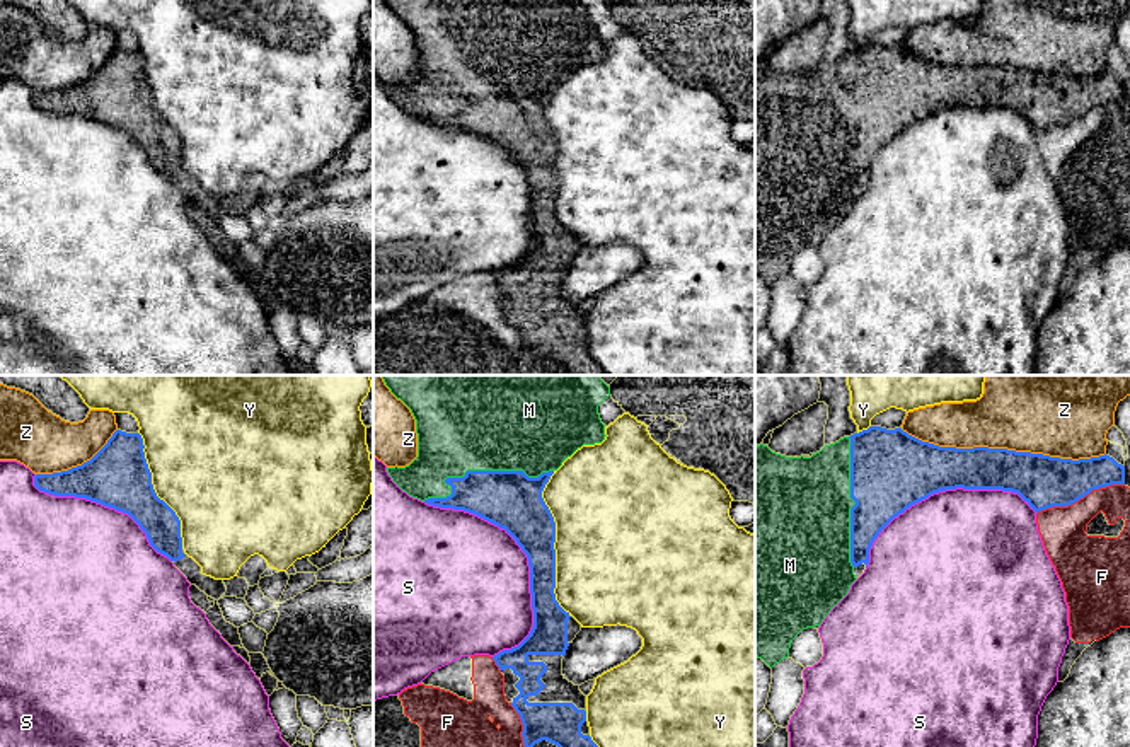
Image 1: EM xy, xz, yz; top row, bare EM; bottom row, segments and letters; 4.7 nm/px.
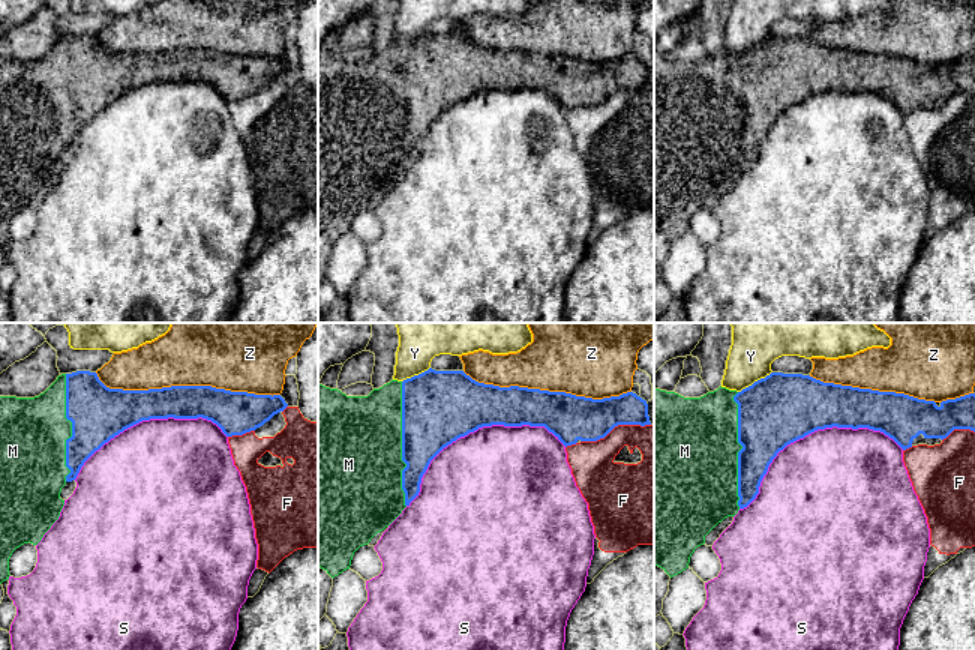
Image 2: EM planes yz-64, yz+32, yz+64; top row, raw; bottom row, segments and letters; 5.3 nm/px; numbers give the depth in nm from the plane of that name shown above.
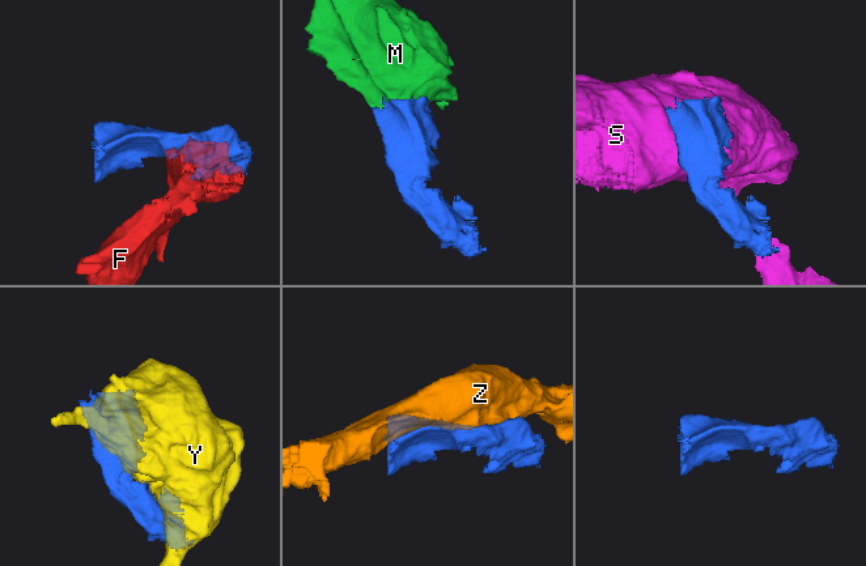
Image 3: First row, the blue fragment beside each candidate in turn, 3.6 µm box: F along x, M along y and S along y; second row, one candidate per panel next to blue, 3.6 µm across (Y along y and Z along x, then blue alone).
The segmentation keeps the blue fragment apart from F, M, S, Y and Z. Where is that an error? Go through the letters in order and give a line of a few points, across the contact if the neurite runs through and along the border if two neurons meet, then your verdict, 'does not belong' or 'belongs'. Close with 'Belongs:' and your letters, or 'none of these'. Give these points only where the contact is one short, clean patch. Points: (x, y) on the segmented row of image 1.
F: does not belong
M: belongs
S: does not belong
Y: does not belong
Z: does not belong
Belongs: M

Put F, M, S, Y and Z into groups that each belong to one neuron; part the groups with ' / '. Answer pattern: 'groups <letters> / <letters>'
groups F / M / S / Y / Z

